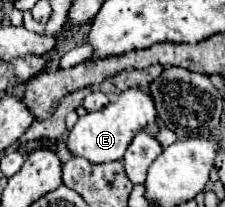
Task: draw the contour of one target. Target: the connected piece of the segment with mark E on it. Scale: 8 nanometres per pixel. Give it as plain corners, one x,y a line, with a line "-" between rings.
131,87
123,91
115,103
109,103
101,111
91,111
75,123
75,127
69,133
67,147
73,155
85,157
91,163
109,163
109,161
121,161
127,147
131,145
133,137
141,131
145,131
149,125
157,121
157,107
149,91
143,91
139,87

